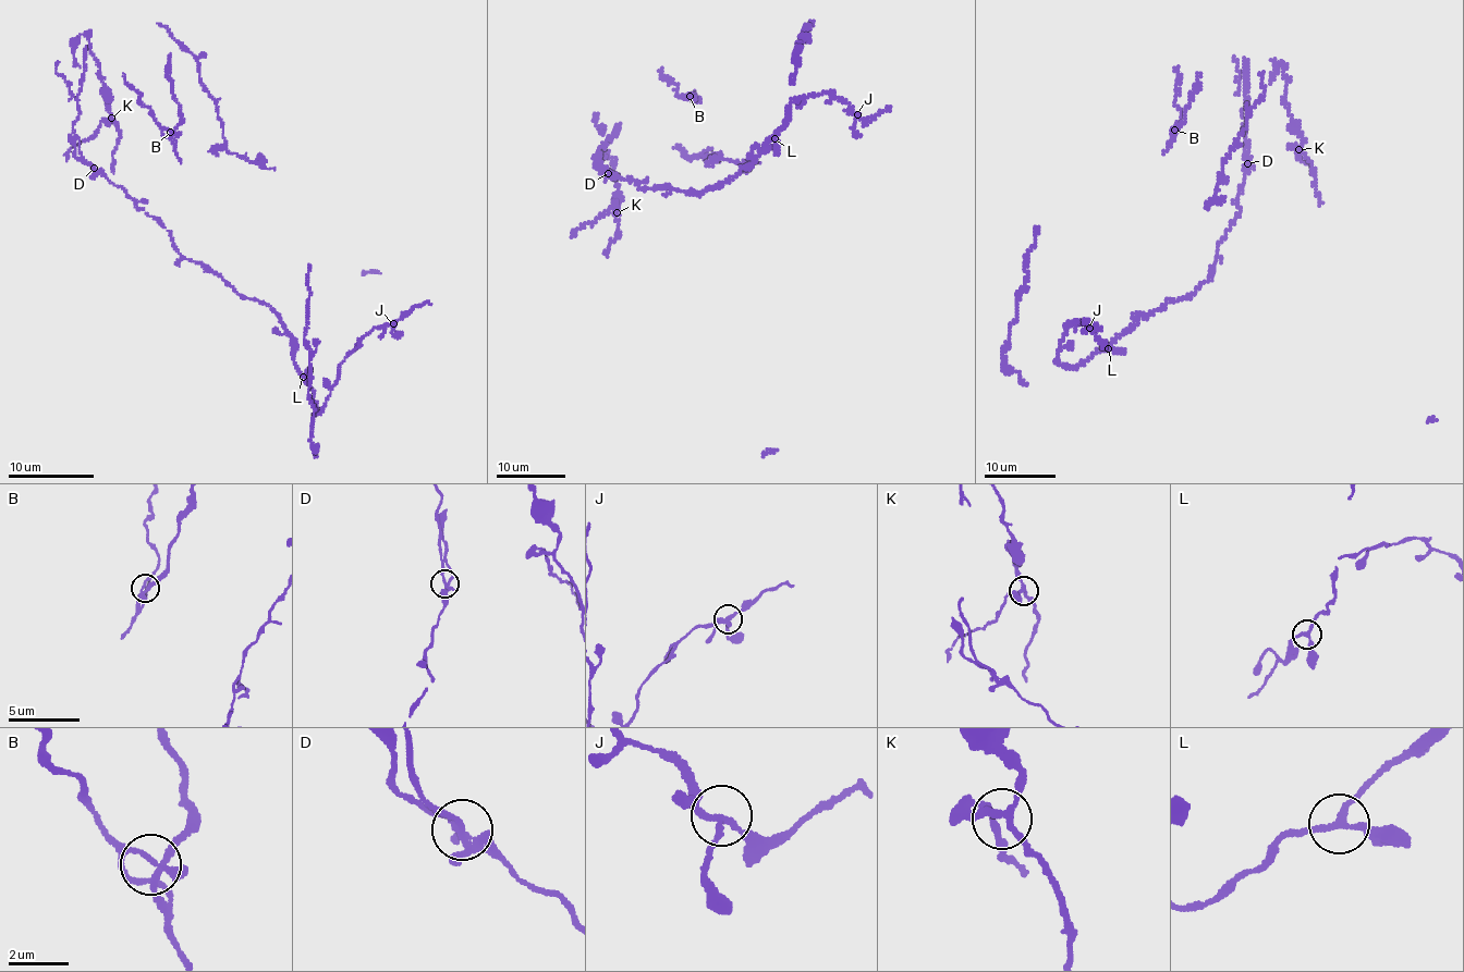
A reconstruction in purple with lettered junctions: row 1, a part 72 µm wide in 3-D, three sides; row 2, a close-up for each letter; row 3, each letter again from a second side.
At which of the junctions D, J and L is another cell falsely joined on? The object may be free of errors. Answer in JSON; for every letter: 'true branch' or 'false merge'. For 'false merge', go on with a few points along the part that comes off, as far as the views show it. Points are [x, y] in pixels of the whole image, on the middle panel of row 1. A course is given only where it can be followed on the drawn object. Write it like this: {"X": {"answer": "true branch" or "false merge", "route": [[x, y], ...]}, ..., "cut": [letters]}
{"D": {"answer": "false merge"}, "J": {"answer": "true branch"}, "L": {"answer": "true branch"}, "cut": ["D"]}

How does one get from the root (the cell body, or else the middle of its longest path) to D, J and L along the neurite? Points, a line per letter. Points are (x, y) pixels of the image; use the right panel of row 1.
D: (1222, 241), (1241, 211), (1237, 196), (1247, 163)
J: (1222, 241), (1211, 275), (1192, 296), (1143, 315), (1077, 366), (1058, 364), (1064, 328), (1078, 320), (1089, 328)
L: (1222, 241), (1217, 248), (1211, 275), (1192, 296), (1169, 300), (1160, 309), (1143, 315), (1108, 348)

